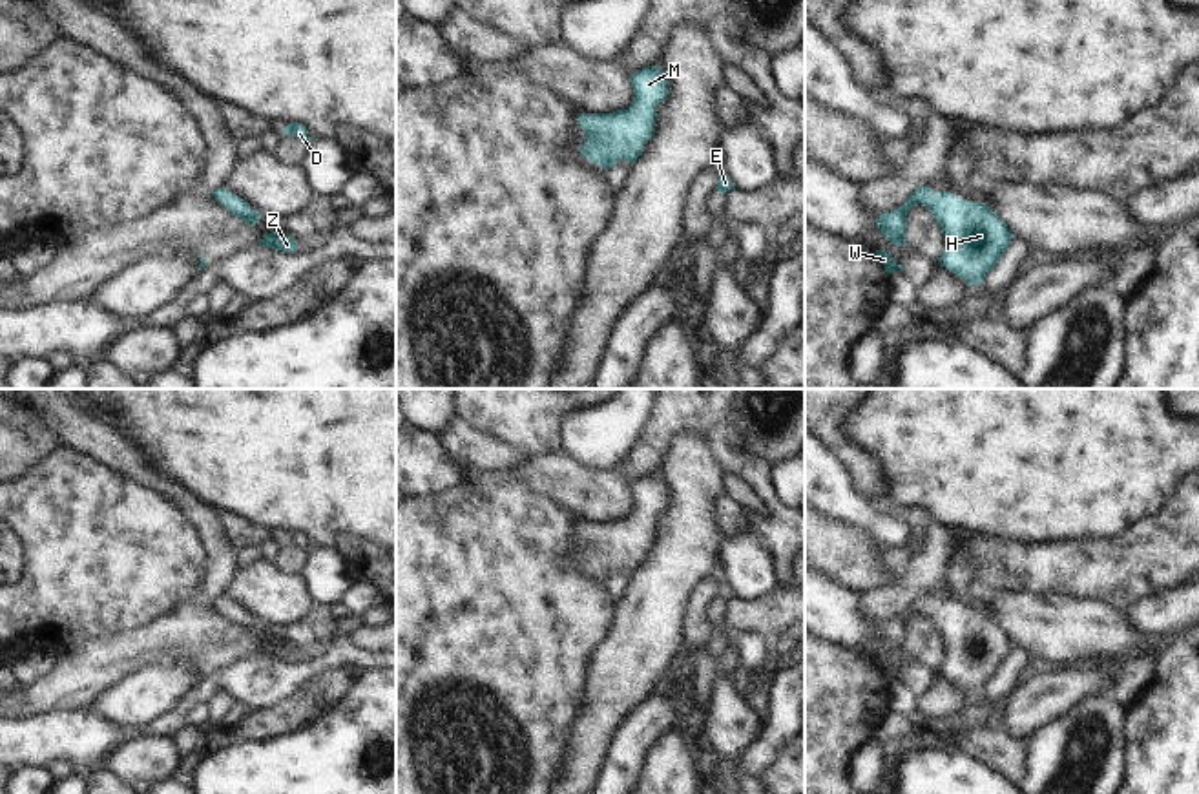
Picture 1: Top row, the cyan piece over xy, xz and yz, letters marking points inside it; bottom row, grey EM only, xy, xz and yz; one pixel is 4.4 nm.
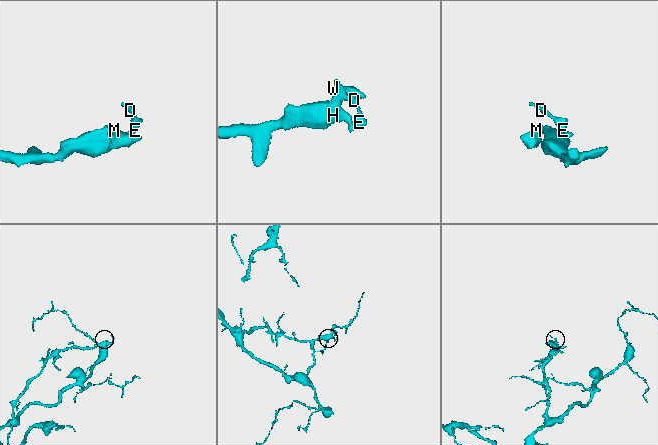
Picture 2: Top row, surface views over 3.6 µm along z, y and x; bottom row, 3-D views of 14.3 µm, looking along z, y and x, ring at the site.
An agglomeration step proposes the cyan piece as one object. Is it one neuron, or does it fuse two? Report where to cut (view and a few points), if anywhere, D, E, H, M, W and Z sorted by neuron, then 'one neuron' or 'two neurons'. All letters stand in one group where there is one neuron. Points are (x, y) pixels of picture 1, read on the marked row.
no cut | D E H M W Z | one neuron

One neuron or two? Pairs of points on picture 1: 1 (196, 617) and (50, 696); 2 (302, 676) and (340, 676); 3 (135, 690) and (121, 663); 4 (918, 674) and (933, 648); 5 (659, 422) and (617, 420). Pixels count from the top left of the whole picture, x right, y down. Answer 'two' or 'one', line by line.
1: one
2: two
3: two
4: two
5: two

